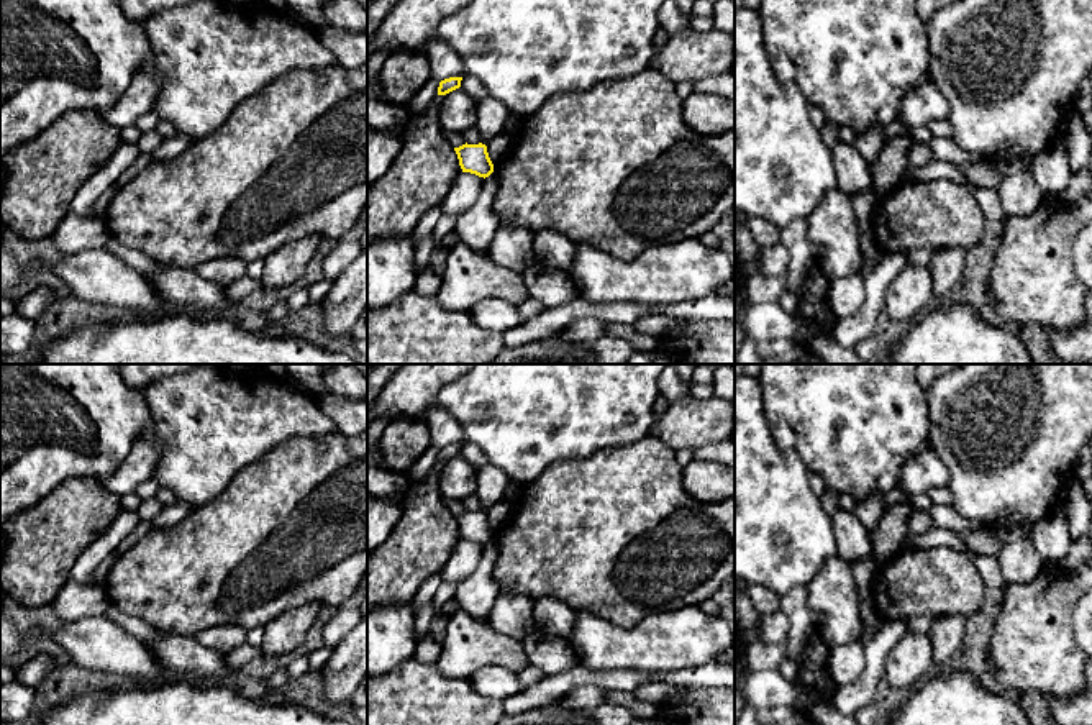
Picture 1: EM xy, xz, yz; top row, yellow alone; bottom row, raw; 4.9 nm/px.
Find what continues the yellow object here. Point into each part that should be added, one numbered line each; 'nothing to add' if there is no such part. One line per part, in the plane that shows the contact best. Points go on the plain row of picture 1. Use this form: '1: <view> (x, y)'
nothing to add

